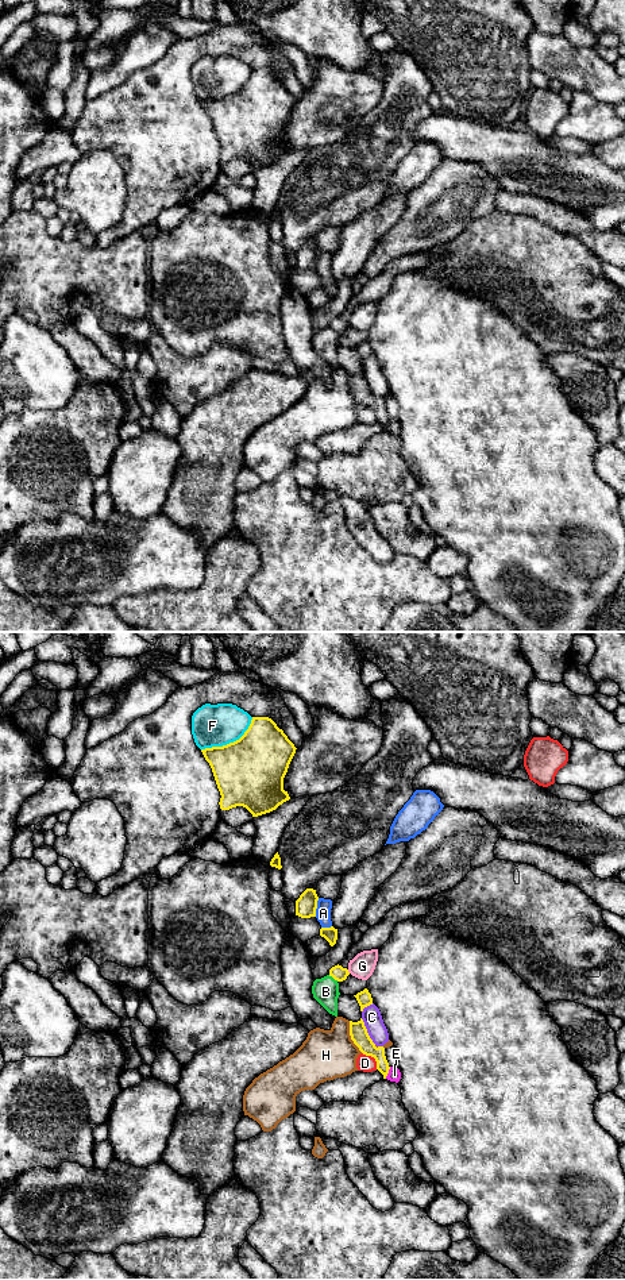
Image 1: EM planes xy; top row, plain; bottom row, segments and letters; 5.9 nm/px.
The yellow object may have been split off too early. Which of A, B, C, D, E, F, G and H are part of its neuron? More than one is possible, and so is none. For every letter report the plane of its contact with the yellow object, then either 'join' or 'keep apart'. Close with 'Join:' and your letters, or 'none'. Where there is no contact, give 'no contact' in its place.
A: xy | keep apart
B: xy | keep apart
C: xy | keep apart
D: xy | keep apart
E: xy | keep apart
F: xy | keep apart
G: xy | keep apart
H: xy | keep apart
Join: none

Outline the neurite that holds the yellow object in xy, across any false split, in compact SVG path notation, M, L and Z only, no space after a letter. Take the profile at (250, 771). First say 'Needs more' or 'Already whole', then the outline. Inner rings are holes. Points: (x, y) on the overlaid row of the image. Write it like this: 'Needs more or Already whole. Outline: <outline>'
Already whole. Outline: M252 717L244 735L227 745L201 749L220 791L220 809L246 807L252 817L289 801L283 778L294 744L269 717Z

